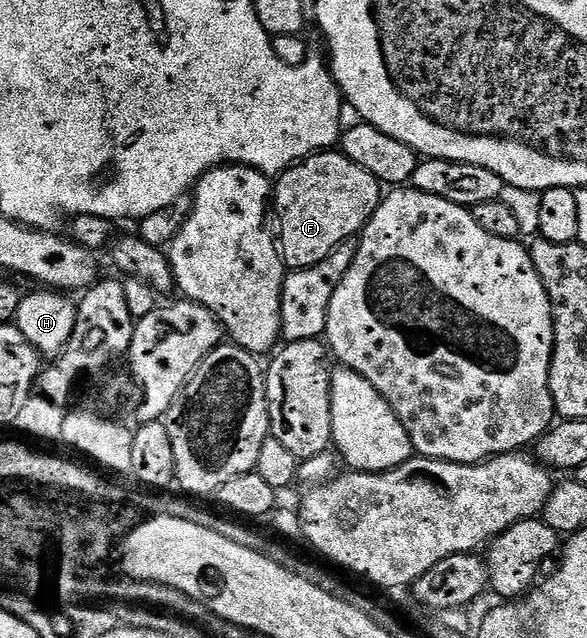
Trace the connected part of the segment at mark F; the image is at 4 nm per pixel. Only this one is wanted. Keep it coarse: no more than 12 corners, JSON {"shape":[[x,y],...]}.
{"shape":[[339,150],[274,183],[285,268],[357,238],[382,184]]}

